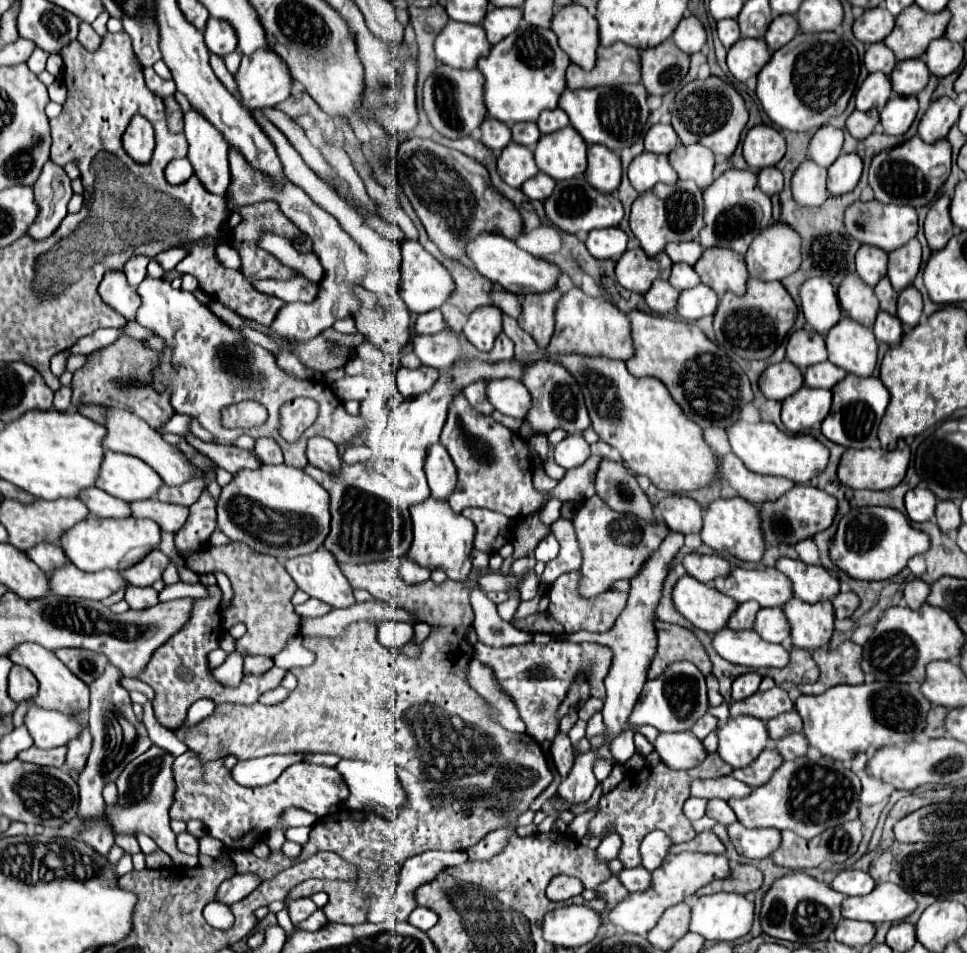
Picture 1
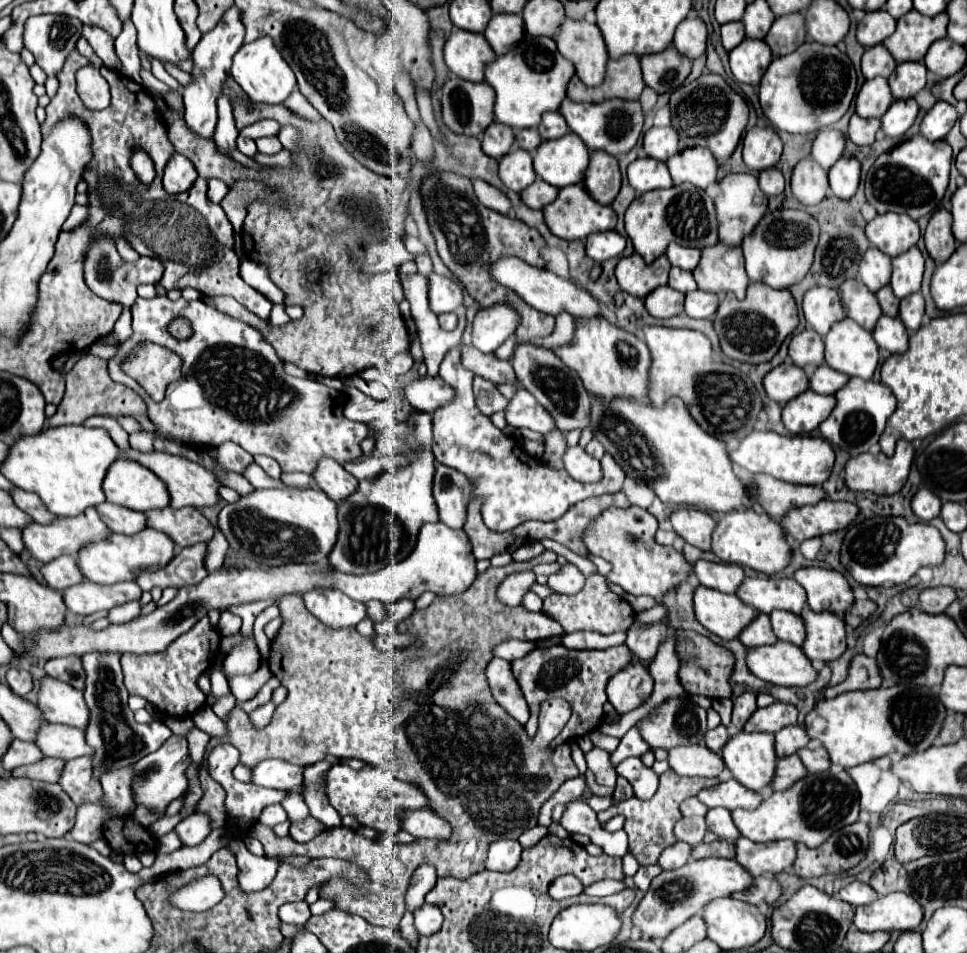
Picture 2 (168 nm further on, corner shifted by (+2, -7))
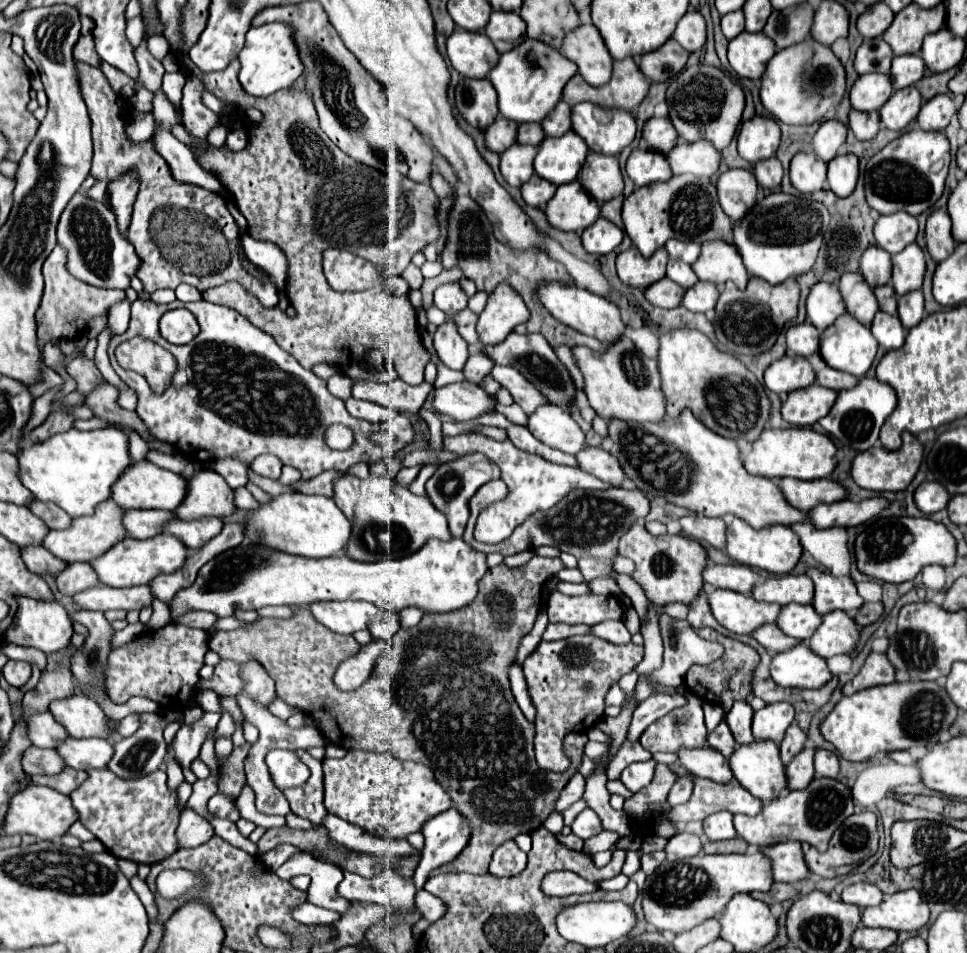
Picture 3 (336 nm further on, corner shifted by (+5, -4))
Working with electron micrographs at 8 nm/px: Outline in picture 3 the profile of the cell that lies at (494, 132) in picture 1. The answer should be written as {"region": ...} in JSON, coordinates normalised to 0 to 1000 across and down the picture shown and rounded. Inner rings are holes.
{"region":[[[515,122],[511,130],[505,132],[503,136],[503,143],[501,143],[503,155],[513,162],[519,162],[523,155],[527,155],[534,149],[534,139],[536,139],[536,130],[532,126]]]}

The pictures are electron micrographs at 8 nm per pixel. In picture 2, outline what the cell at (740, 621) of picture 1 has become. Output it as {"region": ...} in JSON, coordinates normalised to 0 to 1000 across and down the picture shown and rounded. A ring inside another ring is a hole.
{"region":[[[787,643],[779,654],[775,654],[768,664],[764,666],[766,675],[772,677],[772,679],[785,679],[785,677],[797,677],[797,675],[804,675],[801,671],[801,664],[797,662],[797,652],[795,652],[795,645]]]}

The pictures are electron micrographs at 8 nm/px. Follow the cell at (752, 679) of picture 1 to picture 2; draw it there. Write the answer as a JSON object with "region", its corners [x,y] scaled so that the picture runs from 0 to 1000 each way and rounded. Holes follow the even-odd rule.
{"region":[[[768,727],[764,731],[760,731],[758,736],[758,757],[756,761],[760,763],[762,769],[768,767],[768,759],[772,759],[772,754],[779,750],[779,746],[783,744],[783,738],[781,738],[781,729],[779,727]]]}

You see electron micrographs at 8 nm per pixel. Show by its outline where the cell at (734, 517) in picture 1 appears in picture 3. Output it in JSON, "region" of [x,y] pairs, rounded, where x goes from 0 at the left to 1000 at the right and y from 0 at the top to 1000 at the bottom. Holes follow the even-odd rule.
{"region":[[[759,544],[759,548],[751,554],[751,575],[749,575],[749,579],[759,590],[765,590],[769,594],[786,596],[786,598],[792,598],[796,602],[809,604],[809,602],[815,602],[823,594],[823,590],[829,581],[829,575],[827,575],[825,562],[815,552],[796,550],[796,552],[790,552],[790,554],[782,556],[774,548],[769,548],[765,544]]]}

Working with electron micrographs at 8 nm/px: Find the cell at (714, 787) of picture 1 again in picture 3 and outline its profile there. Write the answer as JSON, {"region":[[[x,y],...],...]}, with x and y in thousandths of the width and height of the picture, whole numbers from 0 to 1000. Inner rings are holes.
{"region":[[[700,800],[692,803],[692,806],[702,814],[714,813],[718,818],[716,839],[691,852],[691,860],[695,860],[697,865],[709,865],[714,860],[728,860],[732,854],[745,852],[745,850],[778,856],[786,852],[788,848],[788,842],[780,837],[774,829],[769,829],[761,818],[757,818],[755,823],[743,823],[743,821],[713,811]]]}

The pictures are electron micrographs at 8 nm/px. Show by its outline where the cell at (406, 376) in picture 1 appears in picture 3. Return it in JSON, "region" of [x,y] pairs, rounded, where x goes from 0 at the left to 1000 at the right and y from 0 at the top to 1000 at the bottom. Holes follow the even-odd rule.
{"region":[[[476,401],[476,403],[463,403],[463,405],[457,405],[457,407],[451,407],[447,426],[453,434],[465,437],[467,441],[486,441],[486,439],[492,439],[501,432],[509,432],[511,430],[511,418],[507,418],[494,403]]]}

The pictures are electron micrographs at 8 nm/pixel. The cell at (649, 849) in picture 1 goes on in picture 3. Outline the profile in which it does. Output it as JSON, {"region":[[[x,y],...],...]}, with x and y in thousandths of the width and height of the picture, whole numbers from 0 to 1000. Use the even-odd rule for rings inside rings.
{"region":[[[701,873],[699,877],[695,877],[689,886],[689,900],[691,902],[707,902],[714,898],[720,898],[726,892],[726,881],[718,875],[711,873]]]}

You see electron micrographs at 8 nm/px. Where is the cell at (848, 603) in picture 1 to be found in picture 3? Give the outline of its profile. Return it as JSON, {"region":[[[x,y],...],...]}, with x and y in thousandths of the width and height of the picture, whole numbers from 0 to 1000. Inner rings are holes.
{"region":[[[893,632],[891,638],[889,638],[889,640],[885,642],[885,646],[883,646],[883,653],[885,653],[887,657],[898,657],[898,655],[906,653],[906,651],[912,646],[912,642],[914,642],[912,632]]]}

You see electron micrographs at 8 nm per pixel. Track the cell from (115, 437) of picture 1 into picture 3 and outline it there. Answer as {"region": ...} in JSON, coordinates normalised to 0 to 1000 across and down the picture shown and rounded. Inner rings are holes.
{"region":[[[205,493],[192,504],[192,520],[182,533],[182,541],[188,546],[201,546],[209,541],[238,541],[242,537],[242,518],[234,504],[219,493]]]}

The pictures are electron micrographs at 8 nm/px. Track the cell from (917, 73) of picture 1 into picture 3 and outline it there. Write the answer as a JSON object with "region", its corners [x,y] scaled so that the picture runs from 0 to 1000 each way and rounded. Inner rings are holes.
{"region":[[[949,57],[927,59],[922,63],[922,73],[920,73],[920,82],[922,82],[925,94],[933,94],[933,92],[945,90],[956,80],[956,73],[958,73],[958,67]]]}

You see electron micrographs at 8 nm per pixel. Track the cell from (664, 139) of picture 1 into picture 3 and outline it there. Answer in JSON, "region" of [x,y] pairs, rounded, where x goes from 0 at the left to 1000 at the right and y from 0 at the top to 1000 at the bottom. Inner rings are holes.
{"region":[[[672,124],[666,130],[664,145],[668,147],[672,157],[683,162],[691,162],[701,151],[701,141],[691,124]]]}

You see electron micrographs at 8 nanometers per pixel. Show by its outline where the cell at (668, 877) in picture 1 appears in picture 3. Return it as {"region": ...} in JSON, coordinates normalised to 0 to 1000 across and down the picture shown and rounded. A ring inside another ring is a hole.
{"region":[[[786,894],[771,896],[720,896],[703,905],[687,905],[676,917],[668,921],[664,934],[666,963],[680,978],[693,976],[703,980],[718,974],[730,963],[745,959],[745,953],[763,936],[792,936],[798,930],[798,915],[794,900]]]}

